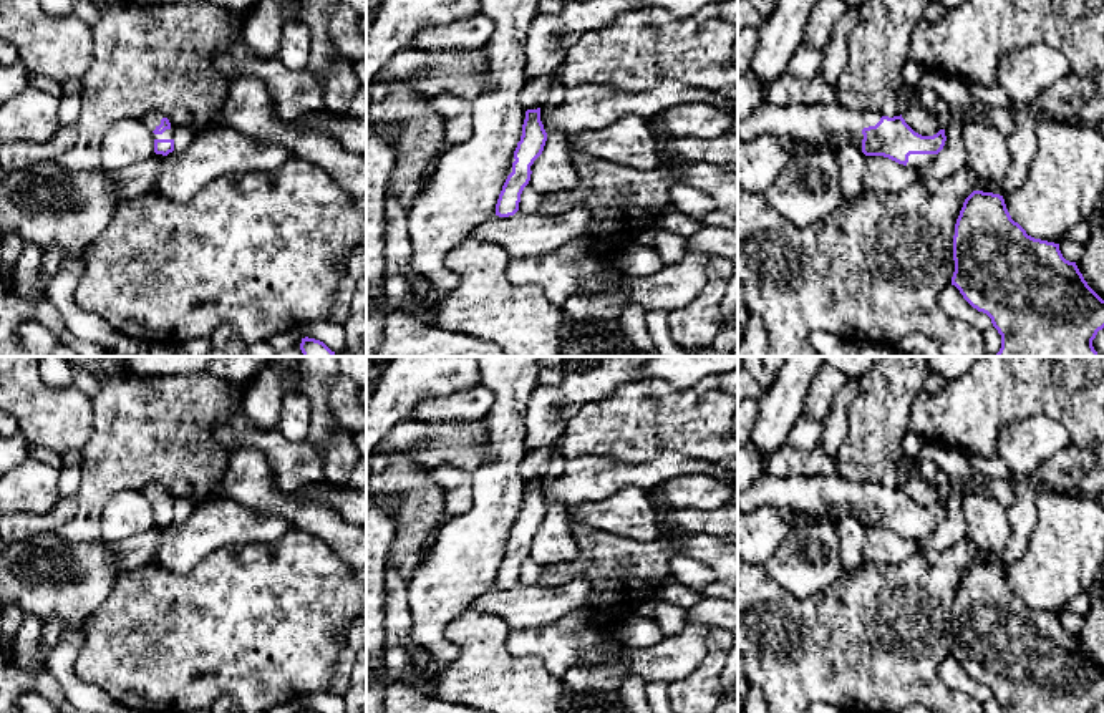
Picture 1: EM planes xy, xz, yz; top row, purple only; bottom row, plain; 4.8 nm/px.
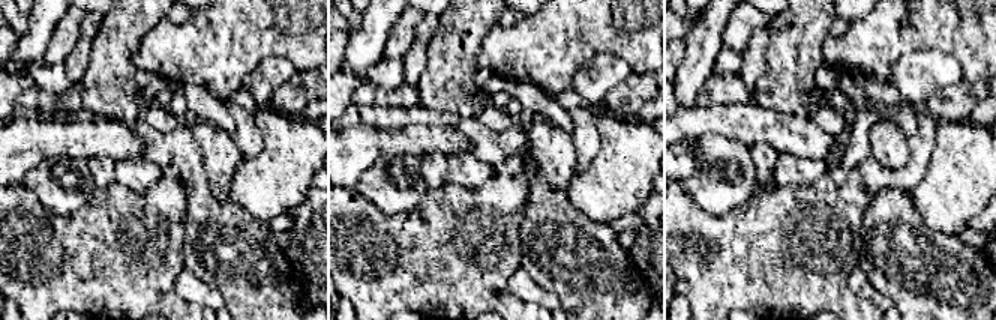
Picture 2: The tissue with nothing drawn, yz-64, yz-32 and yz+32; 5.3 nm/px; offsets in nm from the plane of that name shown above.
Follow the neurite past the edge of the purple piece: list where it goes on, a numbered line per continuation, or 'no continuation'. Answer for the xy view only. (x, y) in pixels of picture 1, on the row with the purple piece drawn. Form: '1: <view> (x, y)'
1: xy (153, 118)

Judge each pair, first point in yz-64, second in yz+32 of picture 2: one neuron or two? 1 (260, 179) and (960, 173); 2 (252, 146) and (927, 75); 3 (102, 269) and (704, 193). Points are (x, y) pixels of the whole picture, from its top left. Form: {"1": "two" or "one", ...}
{"1": "one", "2": "two", "3": "two"}

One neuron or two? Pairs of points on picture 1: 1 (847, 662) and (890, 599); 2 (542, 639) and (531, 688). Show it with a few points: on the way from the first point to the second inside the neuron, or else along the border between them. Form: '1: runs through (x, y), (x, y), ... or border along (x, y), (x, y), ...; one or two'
1: runs through (862, 647), (890, 619), (890, 614); one
2: border along (508, 632), (514, 654), (536, 654), (561, 680); two

